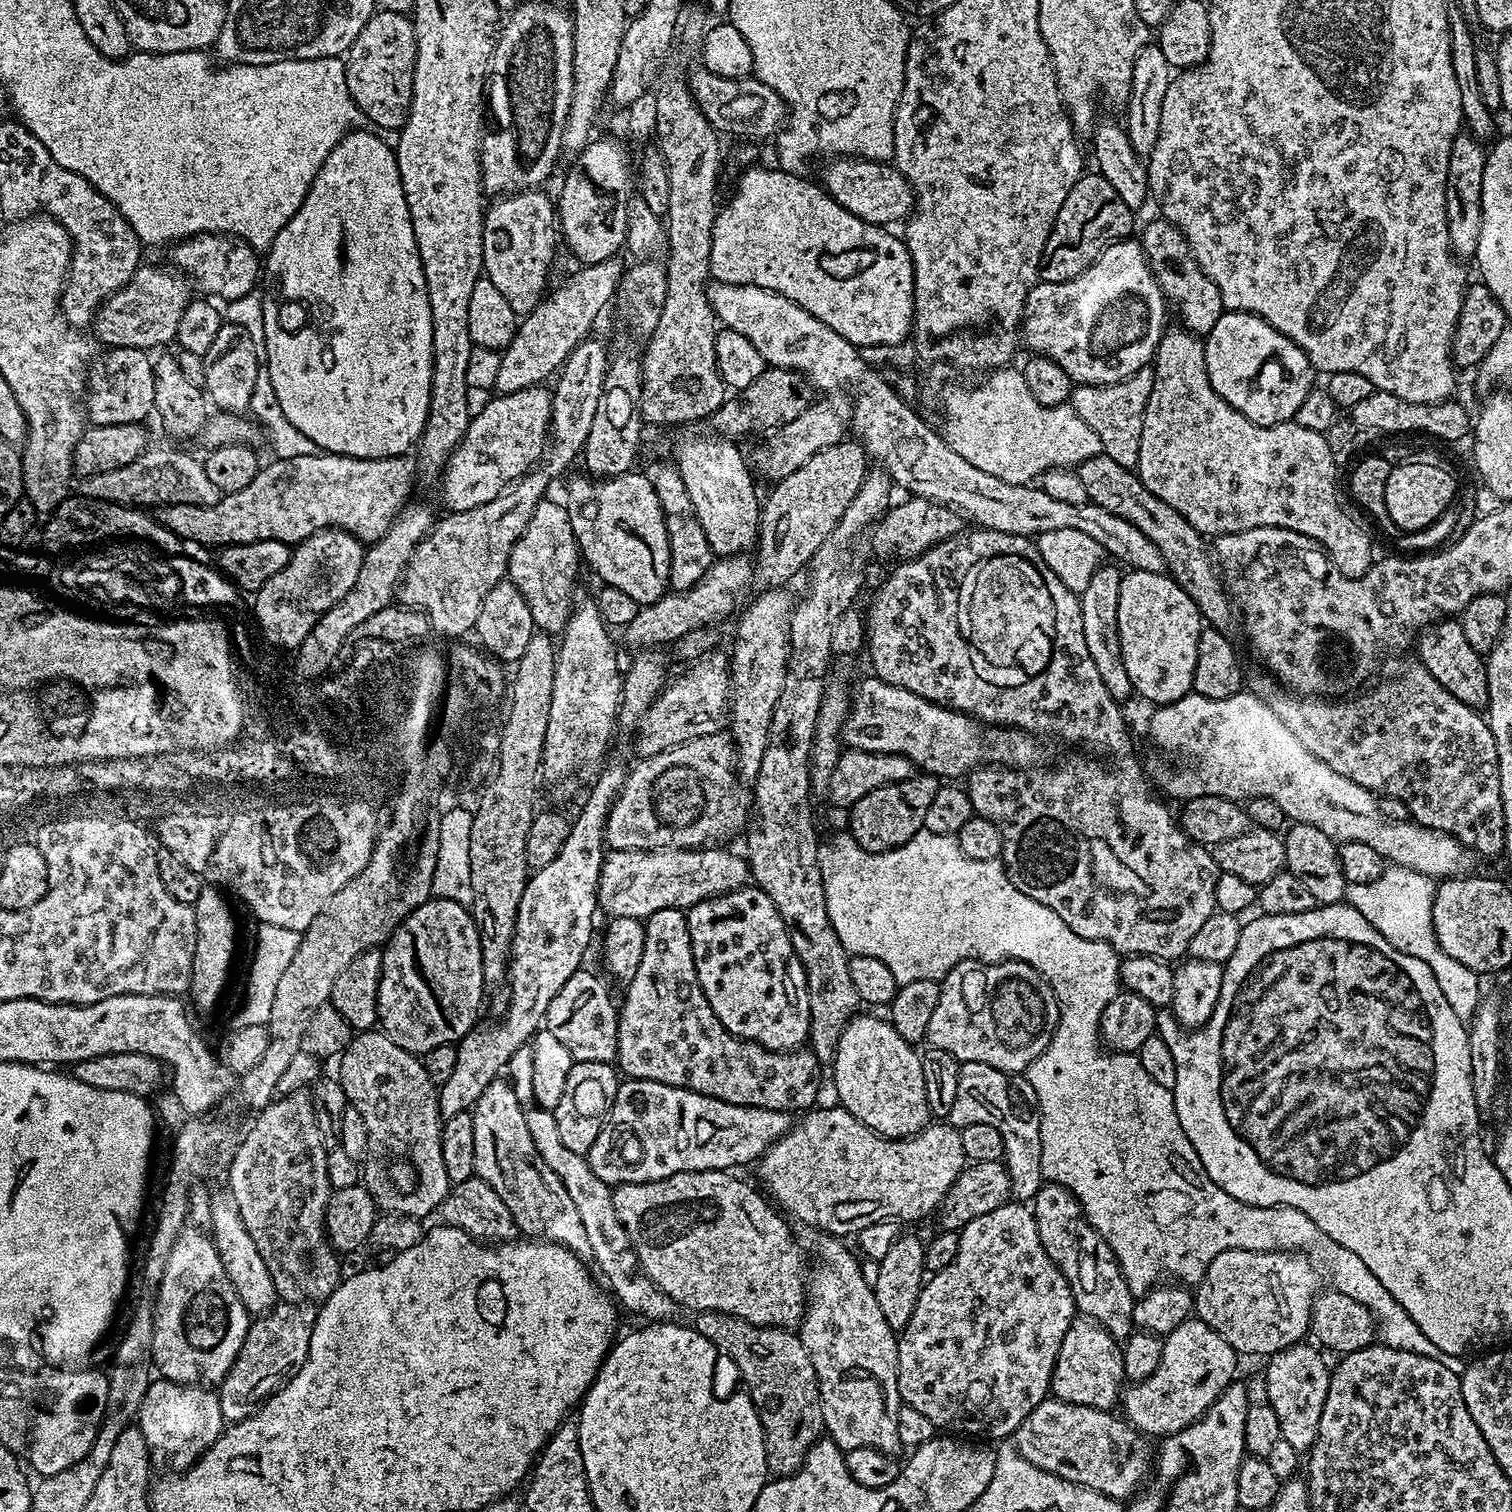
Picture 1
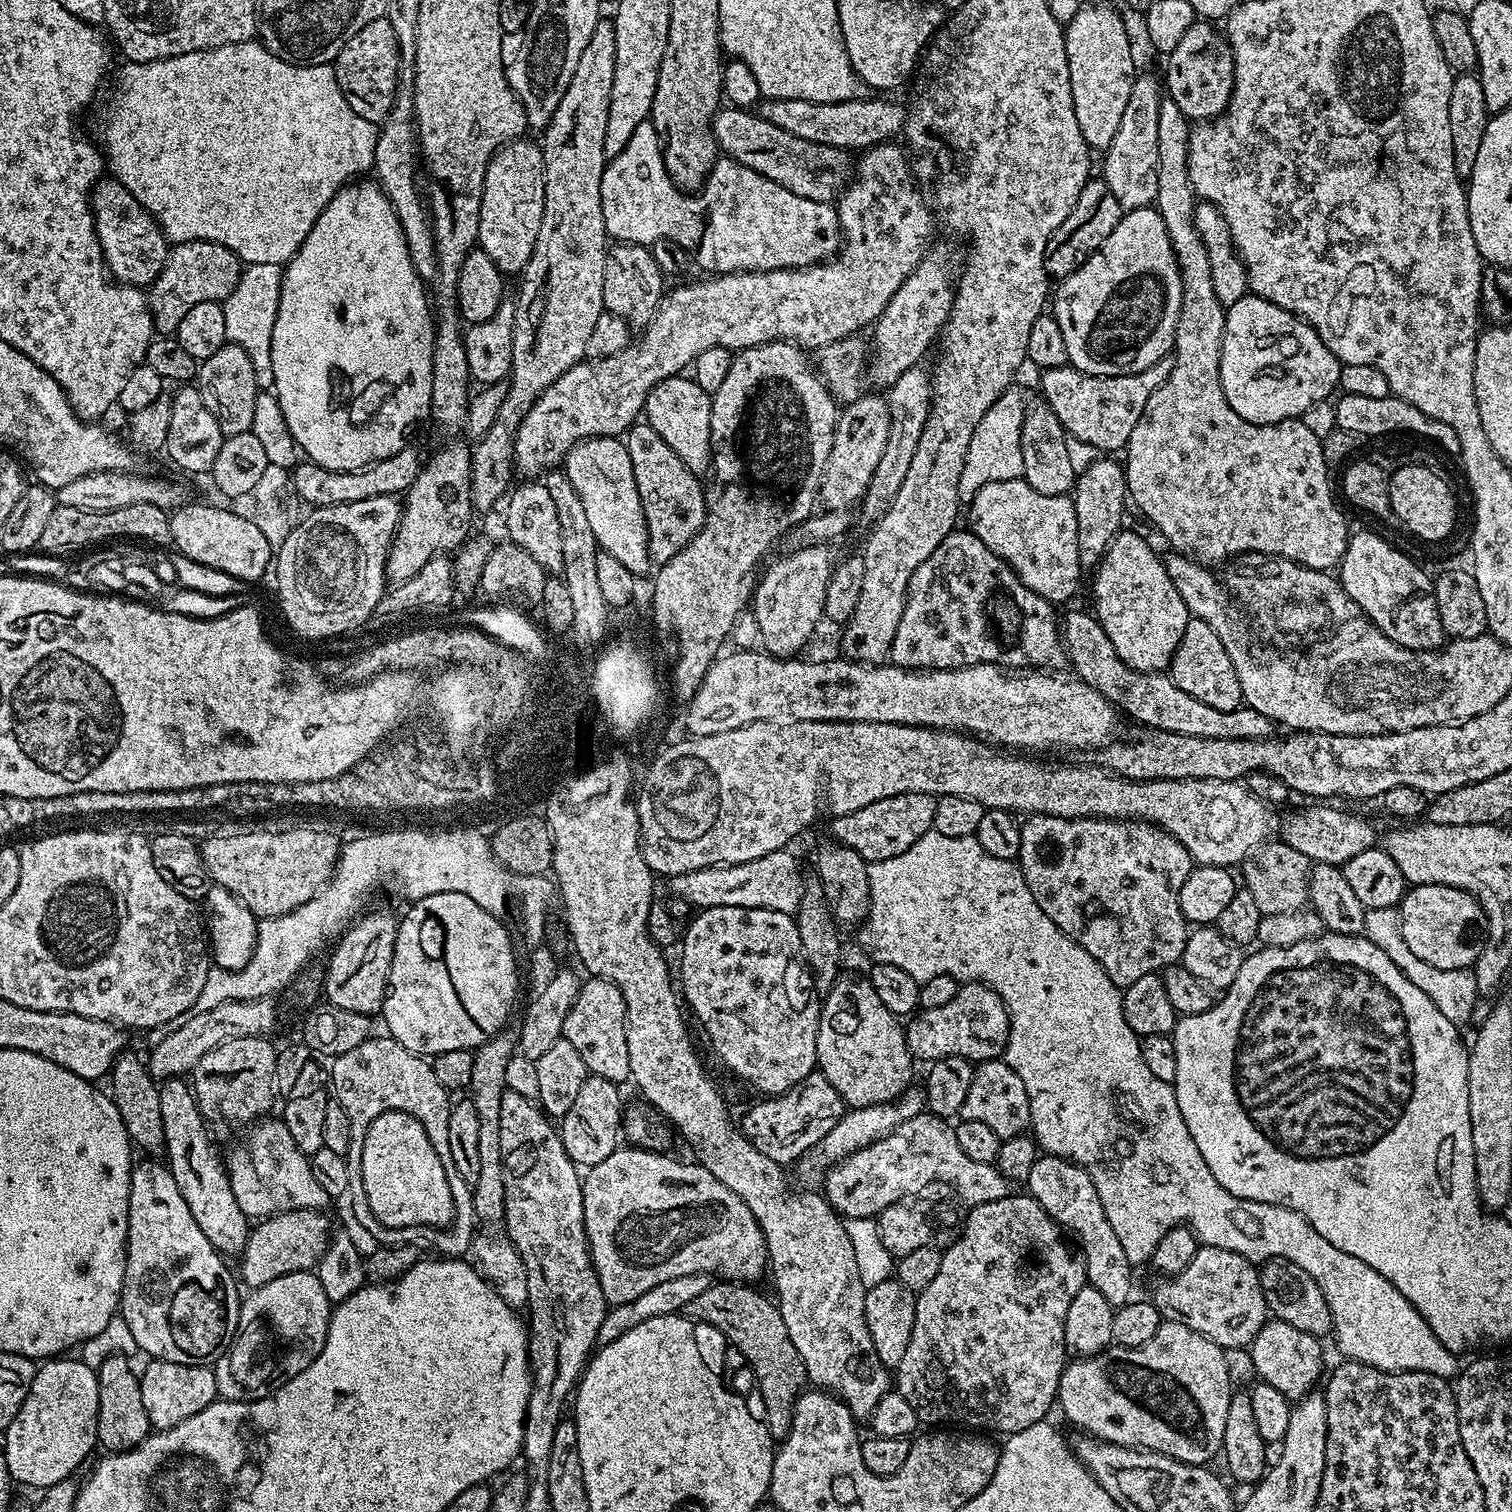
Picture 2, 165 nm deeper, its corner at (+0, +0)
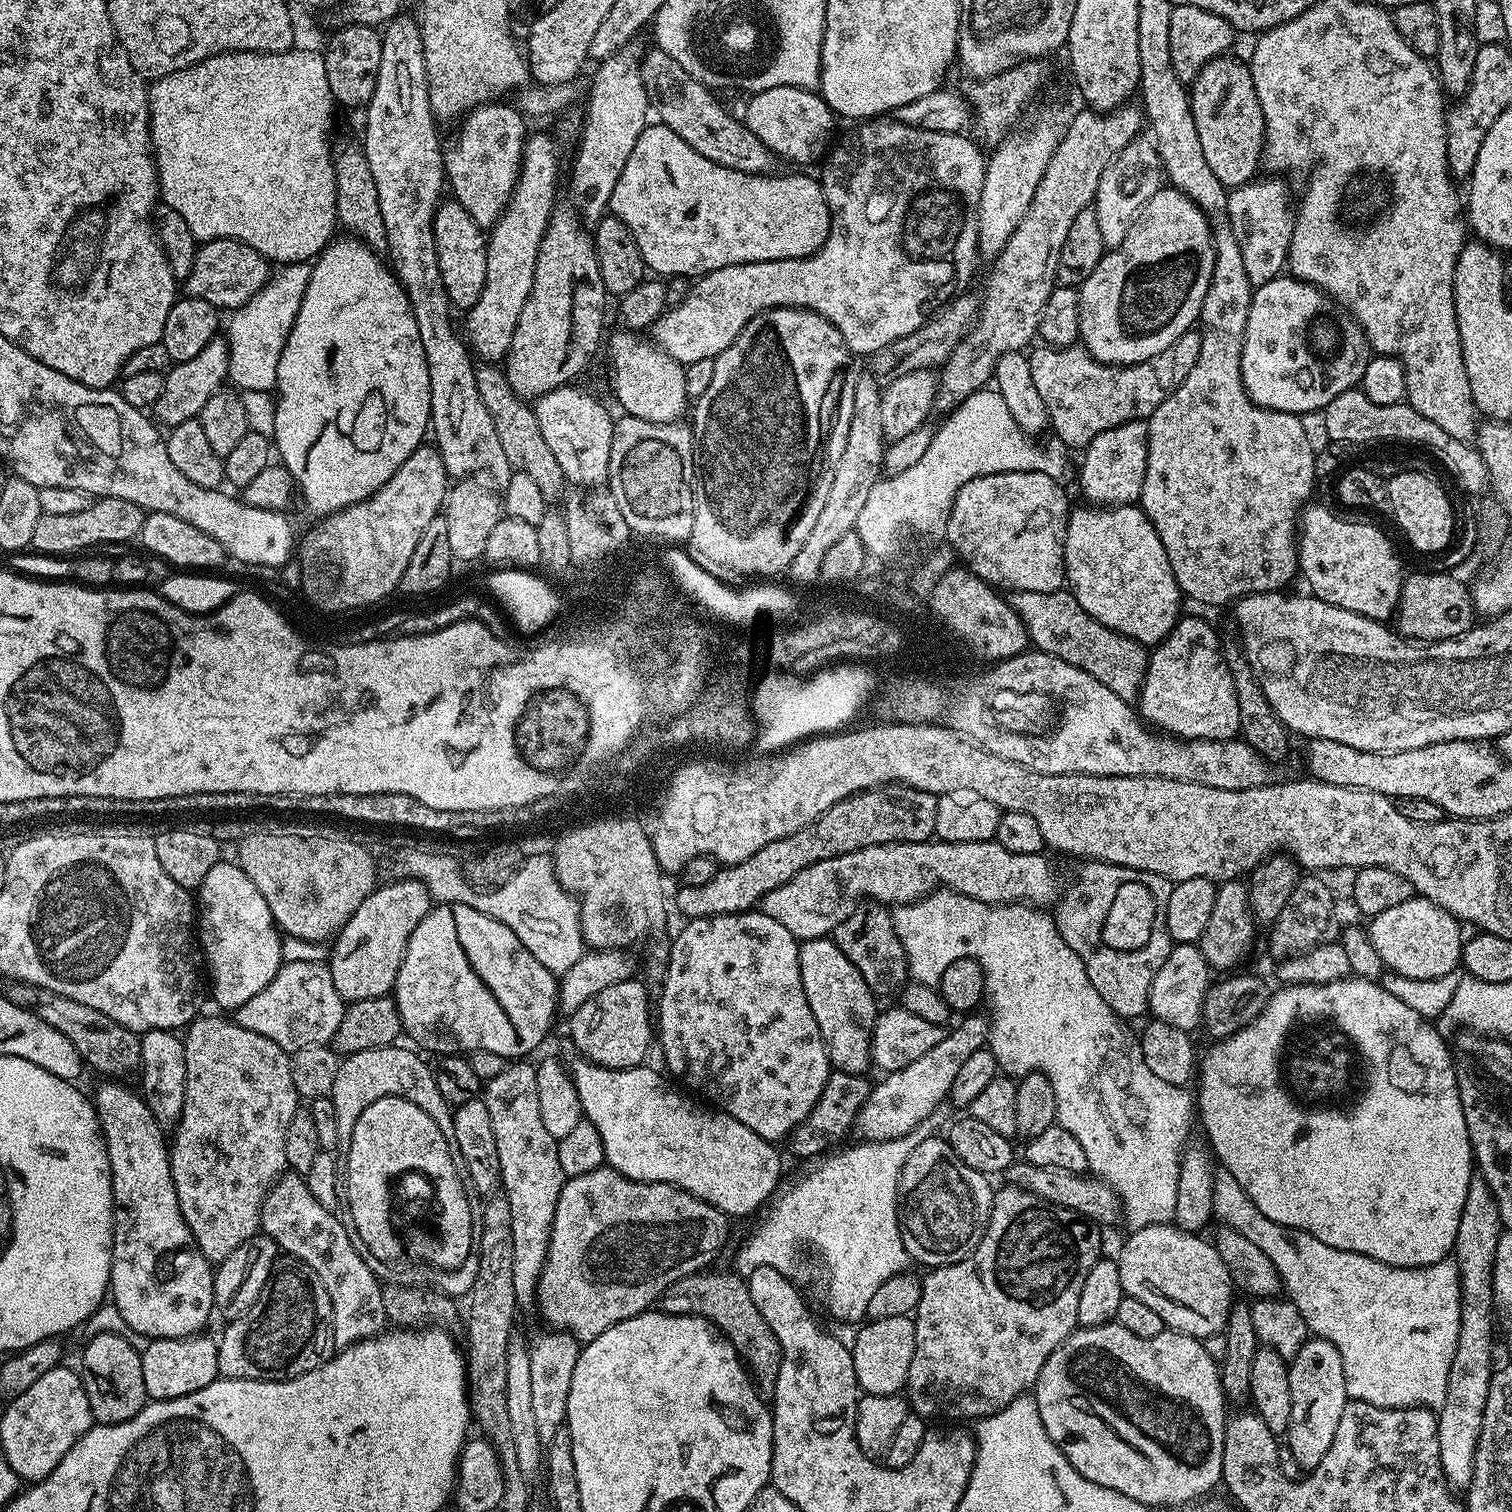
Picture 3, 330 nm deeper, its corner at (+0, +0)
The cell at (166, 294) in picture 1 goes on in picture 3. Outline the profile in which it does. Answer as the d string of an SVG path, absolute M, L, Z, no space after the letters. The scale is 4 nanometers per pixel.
M206 240L197 247L196 261L188 277L182 281L182 292L184 296L202 298L202 302L210 302L218 310L235 310L262 290L269 275L267 258L241 240Z

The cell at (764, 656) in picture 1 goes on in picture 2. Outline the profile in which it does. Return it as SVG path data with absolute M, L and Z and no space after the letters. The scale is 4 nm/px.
M827 547L789 551L777 564L767 565L768 573L759 577L752 594L750 613L756 619L763 651L769 656L792 658L816 632L824 616L826 586L834 567L834 559Z

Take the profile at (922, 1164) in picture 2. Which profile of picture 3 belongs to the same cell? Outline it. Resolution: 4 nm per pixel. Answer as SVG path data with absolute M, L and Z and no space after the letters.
M1014 1162L1006 1173L1007 1183L1013 1188L1021 1188L1054 1206L1076 1212L1097 1226L1120 1224L1122 1209L1116 1191L1105 1180L1095 1174L1071 1172L1054 1166L1034 1166L1027 1162Z

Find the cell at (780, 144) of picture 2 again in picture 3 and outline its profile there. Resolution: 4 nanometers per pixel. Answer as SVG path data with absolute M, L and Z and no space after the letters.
M658 46L653 47L649 53L647 51L641 59L640 72L643 85L646 86L647 100L655 117L668 129L674 130L698 154L702 154L702 158L710 158L710 162L726 166L730 170L759 176L775 169L772 167L778 164L777 155L747 128L739 115L731 116L716 101L717 93L713 89L698 82L665 51Z

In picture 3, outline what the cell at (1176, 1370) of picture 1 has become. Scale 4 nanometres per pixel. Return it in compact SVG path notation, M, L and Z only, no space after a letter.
M1115 1322L1099 1324L1093 1328L1077 1327L1076 1331L1056 1347L1054 1354L1046 1358L1034 1385L1034 1399L1046 1434L1050 1434L1050 1438L1060 1447L1062 1454L1070 1462L1070 1466L1074 1466L1074 1470L1078 1470L1082 1478L1090 1478L1090 1482L1098 1482L1098 1486L1118 1490L1118 1494L1126 1494L1126 1498L1134 1498L1134 1502L1147 1504L1149 1509L1172 1508L1175 1504L1191 1505L1207 1497L1211 1493L1208 1491L1215 1484L1221 1483L1226 1397L1224 1387L1220 1385L1219 1363L1214 1358L1210 1358L1210 1354L1206 1354L1203 1339L1171 1330L1158 1334L1158 1338L1138 1338L1130 1334L1130 1330L1126 1330L1121 1324Z

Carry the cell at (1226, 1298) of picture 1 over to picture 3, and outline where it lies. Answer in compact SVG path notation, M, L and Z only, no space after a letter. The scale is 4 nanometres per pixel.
M1172 1222L1137 1228L1131 1235L1121 1246L1120 1256L1115 1257L1125 1296L1138 1298L1138 1302L1150 1306L1171 1331L1197 1338L1223 1332L1234 1303L1234 1285L1230 1274L1226 1274L1226 1266L1222 1266L1222 1258L1218 1258L1215 1243L1203 1240L1205 1237L1195 1232L1184 1232Z

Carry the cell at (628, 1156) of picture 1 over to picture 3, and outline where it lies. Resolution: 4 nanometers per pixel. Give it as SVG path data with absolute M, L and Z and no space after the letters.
M829 1071L828 1081L814 1106L814 1110L810 1110L807 1118L793 1130L791 1136L787 1137L786 1145L788 1144L789 1150L796 1156L817 1155L816 1157L819 1157L821 1154L835 1149L841 1143L839 1140L848 1131L853 1131L858 1114L870 1091L868 1078L867 1075L859 1072Z

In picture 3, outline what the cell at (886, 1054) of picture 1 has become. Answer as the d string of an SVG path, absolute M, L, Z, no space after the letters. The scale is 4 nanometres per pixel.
M835 939L806 940L800 944L800 977L806 1002L810 1002L814 1022L818 1022L828 1051L829 1065L837 1072L867 1073L872 1064L872 1023L878 1015L878 1000L854 962L838 950Z

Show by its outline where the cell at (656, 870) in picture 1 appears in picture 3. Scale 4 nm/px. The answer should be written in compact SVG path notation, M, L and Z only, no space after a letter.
M939 838L922 842L902 842L901 844L879 844L842 854L838 858L826 858L806 866L790 882L770 890L760 899L759 911L765 912L774 922L782 922L786 930L795 936L797 941L819 940L835 933L836 928L849 916L857 904L865 898L885 906L912 904L916 900L929 896L941 886L961 892L975 900L987 904L1027 904L1029 906L1048 906L1057 899L1056 872L1044 854L1010 854L995 840L986 842L946 842Z

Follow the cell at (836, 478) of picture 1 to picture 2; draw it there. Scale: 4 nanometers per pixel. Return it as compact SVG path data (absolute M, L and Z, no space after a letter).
M883 395L860 396L839 413L834 442L824 465L824 476L820 480L818 500L825 509L851 509L863 497L870 486L870 478L874 478L874 470L882 458L882 450L886 450L888 438L890 410Z

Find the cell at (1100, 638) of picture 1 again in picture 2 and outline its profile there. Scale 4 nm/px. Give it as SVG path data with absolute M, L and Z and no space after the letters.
M1100 458L1088 469L1077 475L1075 489L1071 493L1074 514L1078 518L1078 558L1081 569L1092 570L1099 564L1112 540L1122 530L1124 503L1129 503L1128 483L1124 466L1116 458Z

